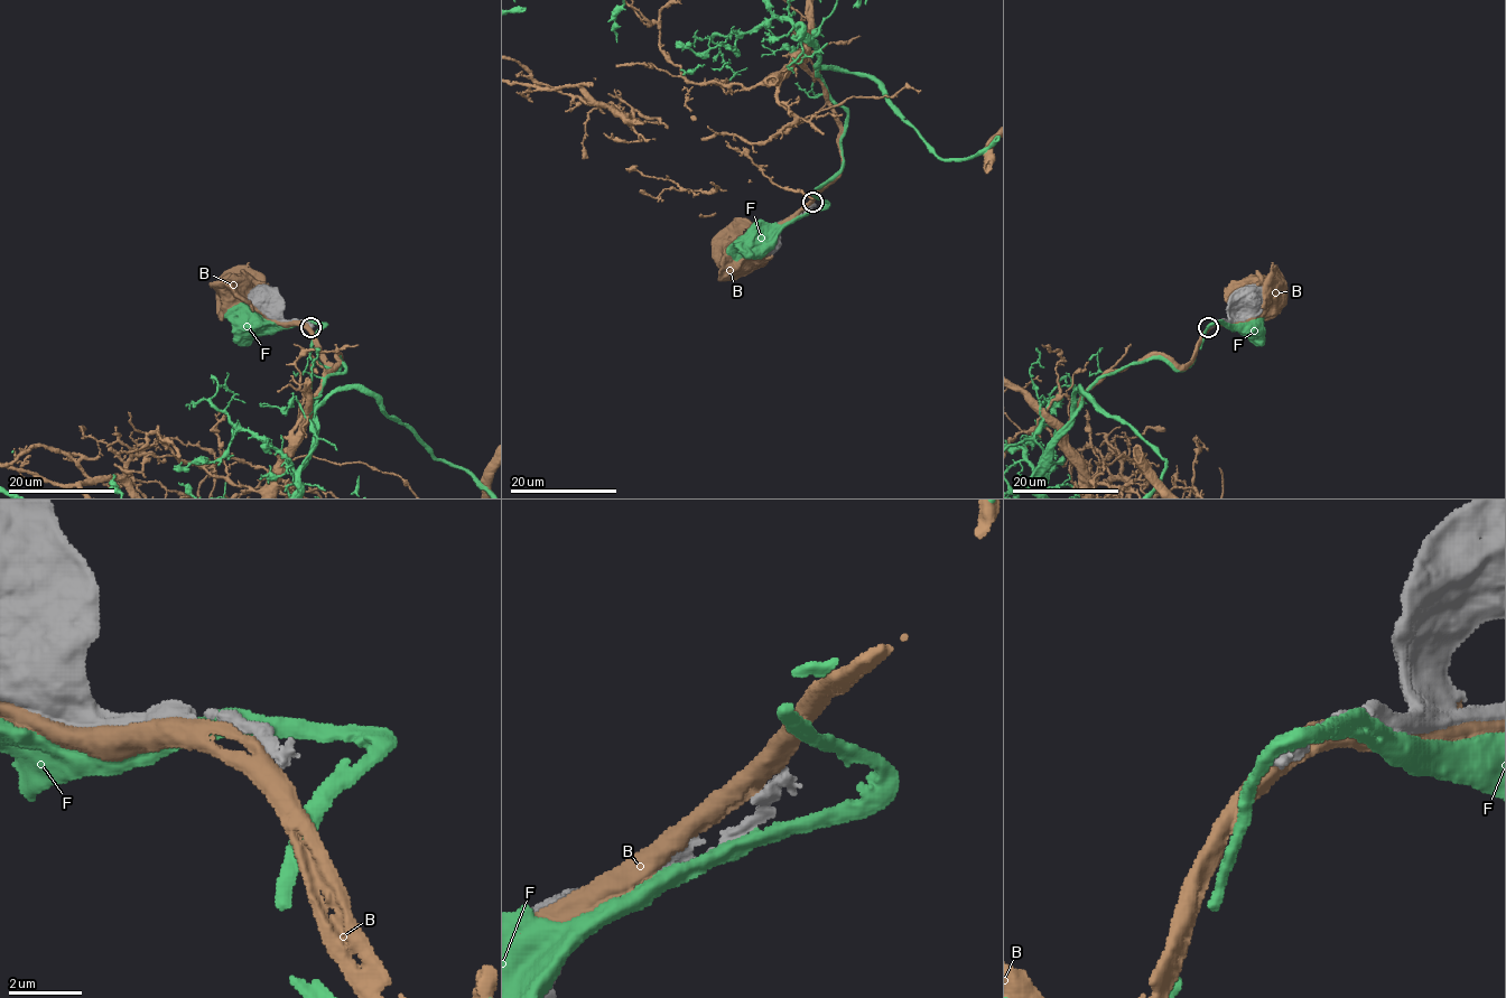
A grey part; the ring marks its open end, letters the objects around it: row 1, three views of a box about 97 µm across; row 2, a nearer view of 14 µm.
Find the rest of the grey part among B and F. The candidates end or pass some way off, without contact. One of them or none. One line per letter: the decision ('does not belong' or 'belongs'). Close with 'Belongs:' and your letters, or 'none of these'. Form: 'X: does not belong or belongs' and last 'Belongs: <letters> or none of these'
B: does not belong
F: does not belong
Belongs: none of these

